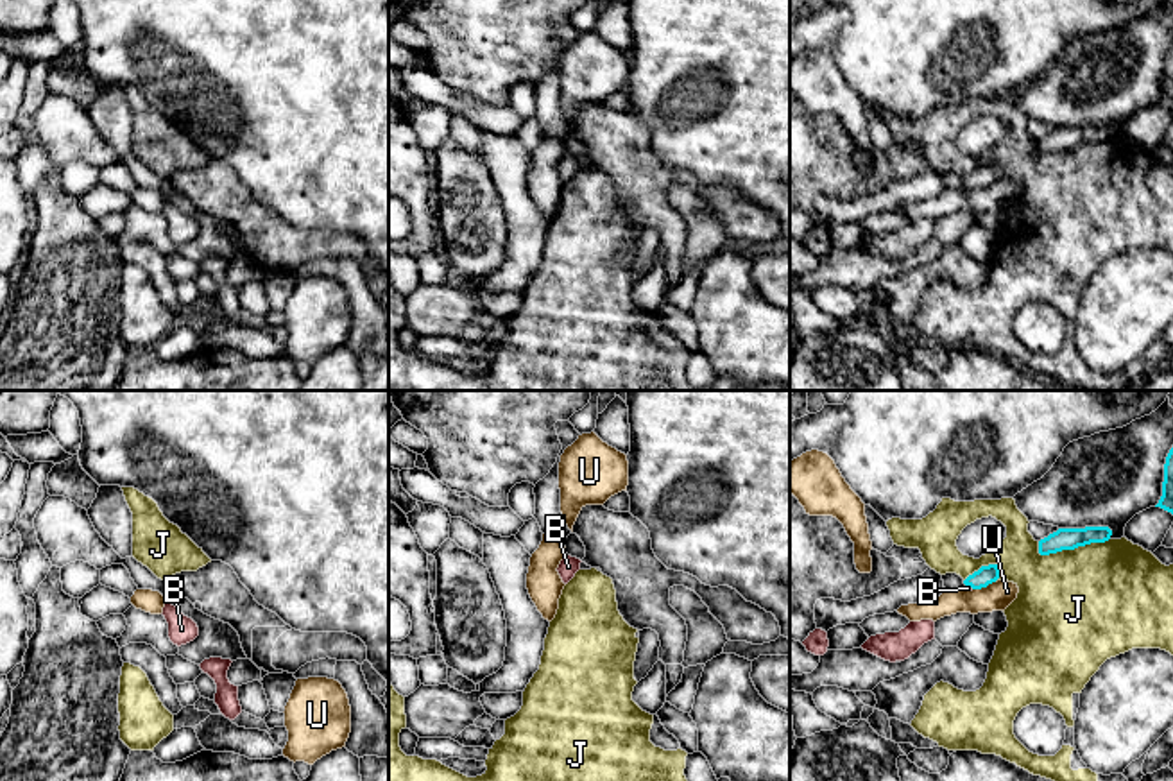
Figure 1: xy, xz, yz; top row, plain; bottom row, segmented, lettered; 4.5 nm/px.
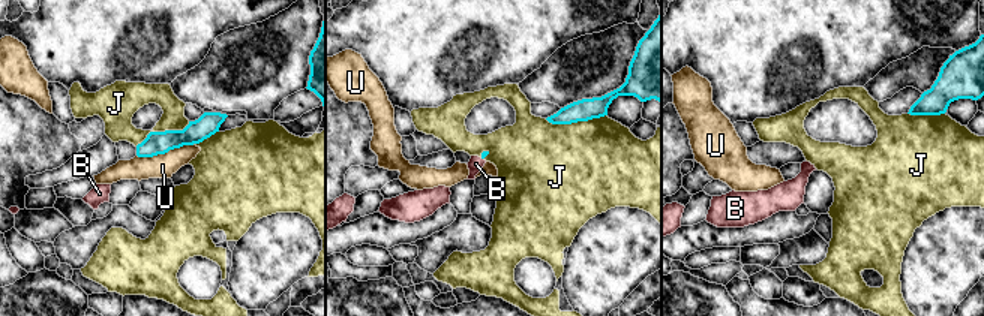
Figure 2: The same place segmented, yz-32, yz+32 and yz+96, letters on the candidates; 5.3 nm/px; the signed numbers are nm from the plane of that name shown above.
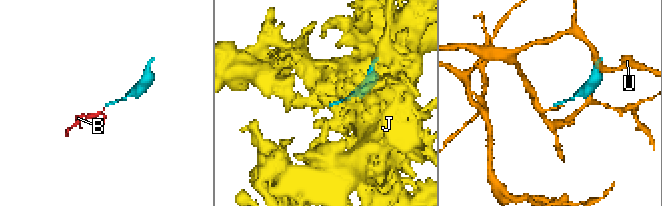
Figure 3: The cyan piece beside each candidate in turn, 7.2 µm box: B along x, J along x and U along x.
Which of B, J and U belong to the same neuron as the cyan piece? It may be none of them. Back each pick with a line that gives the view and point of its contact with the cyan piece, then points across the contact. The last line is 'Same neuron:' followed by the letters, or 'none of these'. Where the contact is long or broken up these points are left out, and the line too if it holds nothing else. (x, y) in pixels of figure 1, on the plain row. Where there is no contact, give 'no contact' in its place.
B: meets cyan in yz at (969, 183); runs through yz (985, 174), (969, 183), (967, 187)
Same neuron: B

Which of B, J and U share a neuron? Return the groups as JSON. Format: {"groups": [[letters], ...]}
{"groups": [["B"], ["J"], ["U"]]}

